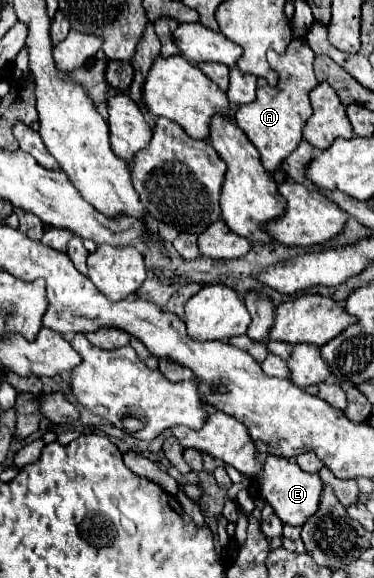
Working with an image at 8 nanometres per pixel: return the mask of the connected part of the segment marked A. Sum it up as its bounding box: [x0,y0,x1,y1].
[235,38,317,172]

